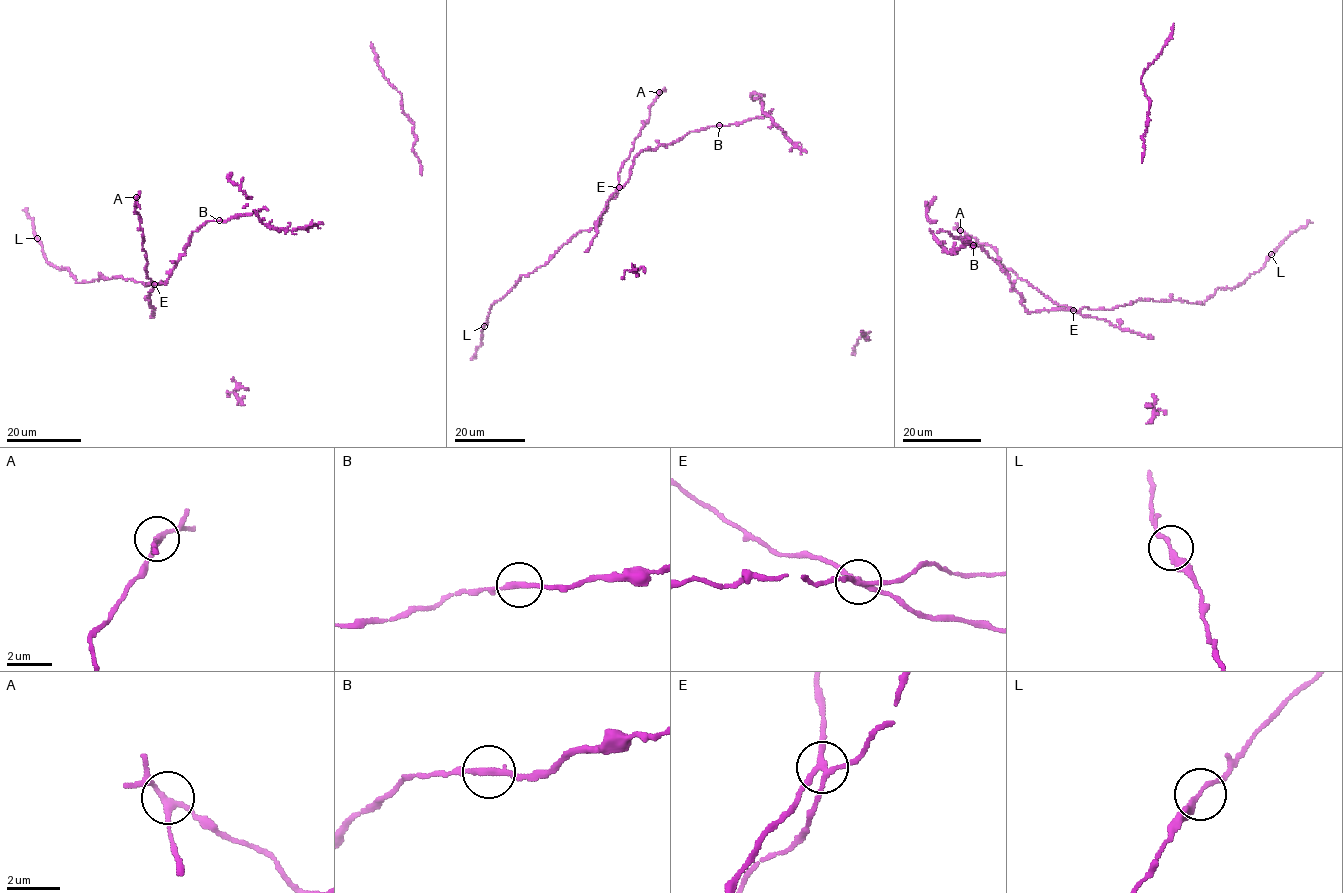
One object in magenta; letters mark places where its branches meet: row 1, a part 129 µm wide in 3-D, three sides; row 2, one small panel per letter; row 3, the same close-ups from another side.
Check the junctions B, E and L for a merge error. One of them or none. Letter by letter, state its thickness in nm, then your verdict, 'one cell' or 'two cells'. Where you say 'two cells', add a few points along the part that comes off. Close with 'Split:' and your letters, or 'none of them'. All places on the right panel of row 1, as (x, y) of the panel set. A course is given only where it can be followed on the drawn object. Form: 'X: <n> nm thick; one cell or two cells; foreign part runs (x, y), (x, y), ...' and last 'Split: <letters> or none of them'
B: 240 nm thick; one cell
E: 220 nm thick; two cells; foreign part runs (1073, 310), (1057, 305), (1007, 270), (997, 252), (986, 243), (981, 245), (962, 231), (963, 241)
L: 200 nm thick; one cell
Split: E

